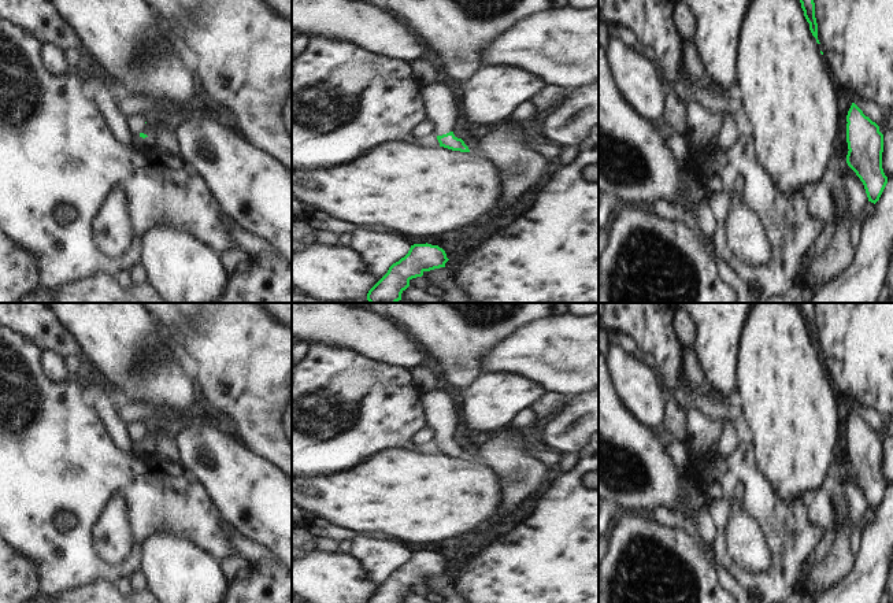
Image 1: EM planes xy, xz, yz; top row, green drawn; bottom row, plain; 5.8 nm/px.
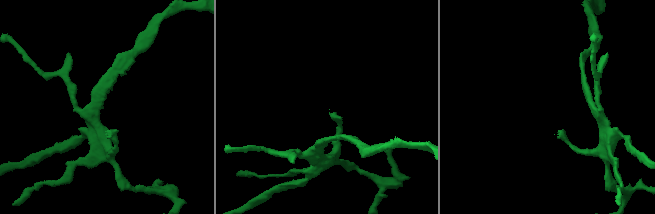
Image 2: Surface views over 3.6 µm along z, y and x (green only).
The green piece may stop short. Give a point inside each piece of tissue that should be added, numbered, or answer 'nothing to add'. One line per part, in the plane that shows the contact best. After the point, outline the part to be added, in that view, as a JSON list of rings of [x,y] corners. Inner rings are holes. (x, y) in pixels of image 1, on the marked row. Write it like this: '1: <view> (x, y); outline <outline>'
1: xz (440, 108); outline [[[440,84],[422,85],[419,95],[423,101],[425,116],[434,125],[434,134],[442,136],[452,132],[459,111],[451,90]]]

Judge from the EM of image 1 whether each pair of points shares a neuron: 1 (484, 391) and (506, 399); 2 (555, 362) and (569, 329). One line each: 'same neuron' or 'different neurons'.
1: same neuron
2: same neuron

